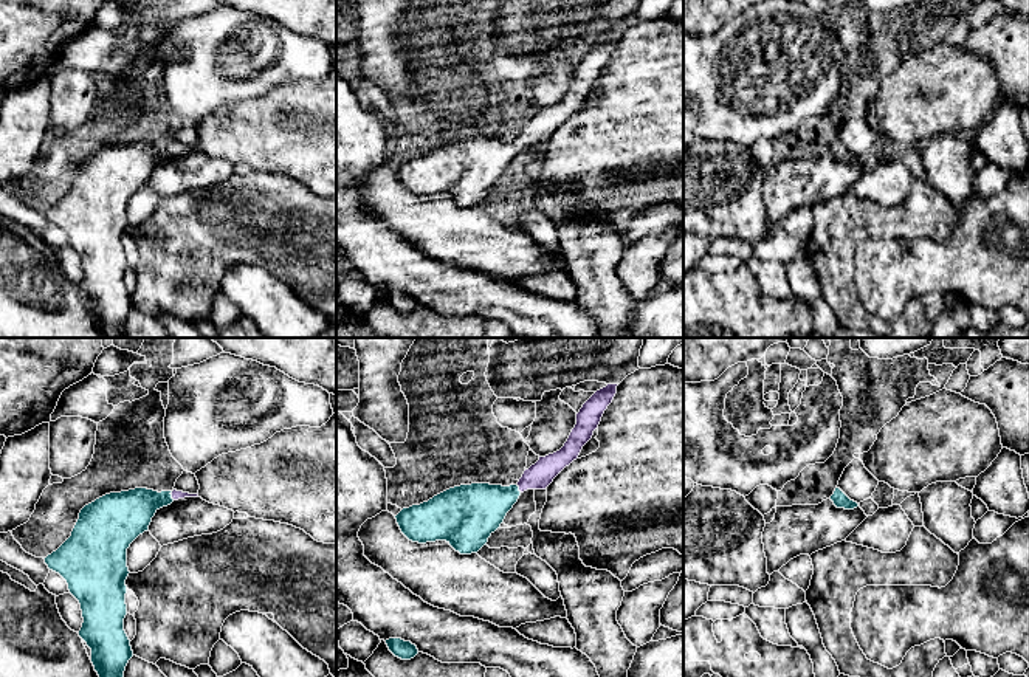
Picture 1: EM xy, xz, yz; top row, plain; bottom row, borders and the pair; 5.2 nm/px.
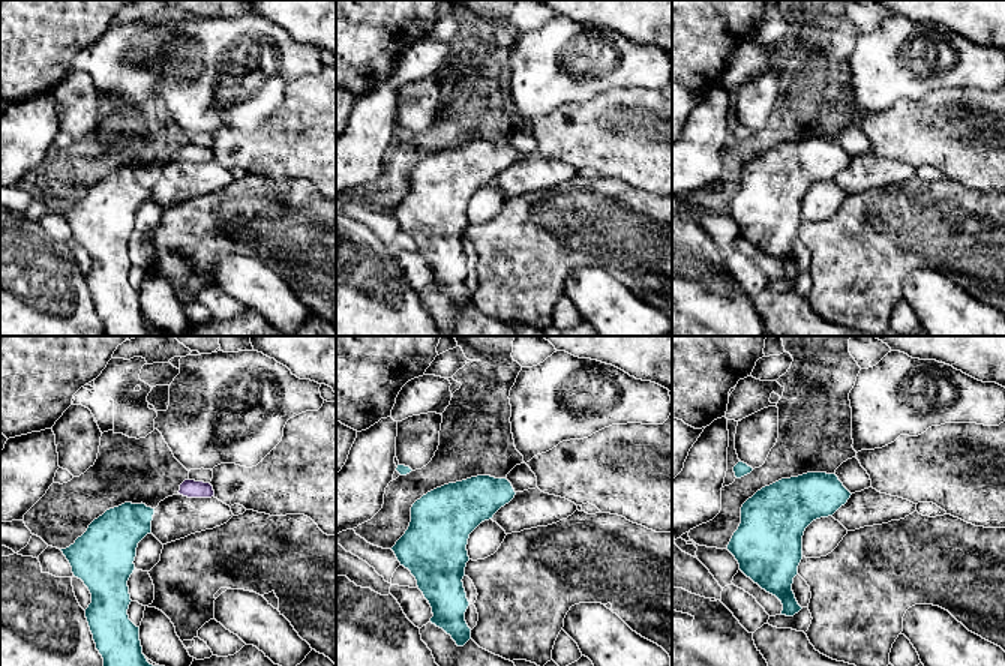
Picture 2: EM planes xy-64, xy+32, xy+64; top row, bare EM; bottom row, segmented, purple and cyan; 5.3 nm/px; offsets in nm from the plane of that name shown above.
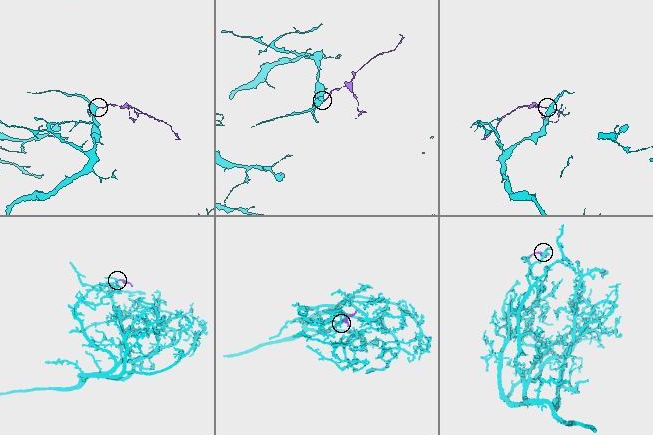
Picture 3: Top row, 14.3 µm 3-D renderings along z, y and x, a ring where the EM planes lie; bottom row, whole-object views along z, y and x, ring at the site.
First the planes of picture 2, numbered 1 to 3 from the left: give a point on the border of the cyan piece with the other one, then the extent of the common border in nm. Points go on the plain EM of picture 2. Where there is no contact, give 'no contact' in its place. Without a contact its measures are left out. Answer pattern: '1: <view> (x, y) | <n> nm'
1: no contact
2: no contact
3: no contact

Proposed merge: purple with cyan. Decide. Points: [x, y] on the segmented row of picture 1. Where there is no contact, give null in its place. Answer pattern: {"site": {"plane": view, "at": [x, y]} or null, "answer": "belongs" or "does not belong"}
{"site": {"plane": "xy", "at": [172, 496]}, "answer": "belongs"}

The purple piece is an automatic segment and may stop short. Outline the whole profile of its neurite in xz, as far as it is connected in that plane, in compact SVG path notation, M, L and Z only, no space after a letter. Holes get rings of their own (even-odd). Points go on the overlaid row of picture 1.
M618 384L597 390L576 414L564 446L524 471L516 485L471 483L449 488L428 502L403 508L397 516L401 533L412 542L446 541L460 555L477 553L501 527L527 490L545 490L592 438Z

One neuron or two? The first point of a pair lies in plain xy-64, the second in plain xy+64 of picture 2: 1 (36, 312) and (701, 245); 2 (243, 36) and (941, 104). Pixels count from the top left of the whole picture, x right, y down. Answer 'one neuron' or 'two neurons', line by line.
1: one neuron
2: two neurons

